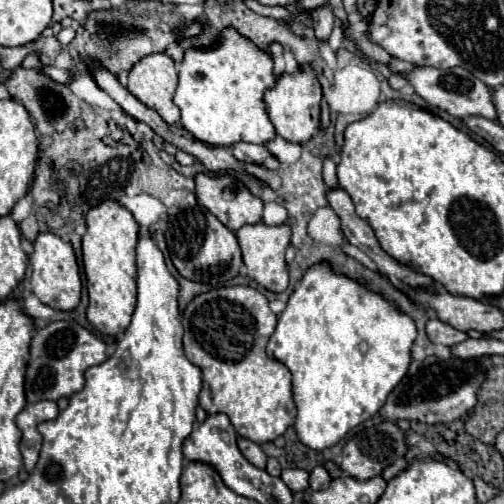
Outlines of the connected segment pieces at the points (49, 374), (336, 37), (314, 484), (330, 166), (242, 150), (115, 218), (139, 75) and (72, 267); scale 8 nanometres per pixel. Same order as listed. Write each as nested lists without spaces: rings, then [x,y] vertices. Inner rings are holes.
[[[58,320],[36,330],[30,344],[30,362],[26,368],[24,388],[28,402],[58,400],[62,396],[72,396],[74,392],[80,392],[84,388],[86,368],[102,364],[106,358],[106,344],[76,322]]]
[[[336,18],[336,22],[334,22],[334,30],[332,30],[330,38],[328,38],[328,44],[330,44],[332,50],[338,50],[338,48],[342,46],[342,42],[344,42],[344,26],[342,26],[342,20]]]
[[[316,466],[312,472],[310,472],[310,488],[312,490],[322,490],[322,488],[326,488],[328,484],[330,484],[330,474],[326,472],[326,468],[322,468],[322,466]]]
[[[326,158],[326,162],[324,162],[324,184],[330,190],[334,190],[338,186],[338,180],[336,180],[336,164],[330,158]]]
[[[234,144],[234,148],[228,150],[236,160],[244,164],[262,164],[270,156],[266,146],[256,146],[256,144]]]
[[[104,200],[90,208],[86,214],[86,234],[82,236],[82,258],[86,272],[86,288],[90,296],[88,322],[108,336],[120,336],[136,306],[136,244],[140,236],[140,224],[116,200]]]
[[[150,54],[142,58],[128,74],[128,90],[148,108],[156,110],[164,122],[178,124],[180,108],[172,102],[178,88],[178,74],[172,58]]]
[[[38,234],[34,242],[34,252],[30,256],[32,264],[32,292],[34,296],[56,308],[56,310],[74,310],[80,302],[80,292],[82,292],[82,280],[80,280],[80,268],[76,262],[76,254],[70,242],[60,240],[56,234]]]

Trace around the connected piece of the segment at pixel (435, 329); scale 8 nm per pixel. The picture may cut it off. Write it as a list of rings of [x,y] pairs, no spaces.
[[[430,318],[428,324],[426,324],[426,332],[428,332],[428,338],[434,342],[434,344],[444,344],[444,346],[454,346],[458,342],[464,342],[468,338],[466,332],[462,330],[456,330],[454,326],[438,320],[438,318]]]

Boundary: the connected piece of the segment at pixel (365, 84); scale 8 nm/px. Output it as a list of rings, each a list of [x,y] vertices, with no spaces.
[[[346,66],[334,72],[334,86],[324,90],[324,98],[334,114],[370,114],[378,106],[380,82],[368,66]]]

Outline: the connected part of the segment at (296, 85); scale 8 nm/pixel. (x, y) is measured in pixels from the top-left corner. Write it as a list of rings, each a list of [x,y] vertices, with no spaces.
[[[310,64],[298,68],[294,74],[278,76],[274,86],[264,92],[264,100],[268,104],[268,116],[276,128],[276,134],[290,142],[298,142],[298,144],[308,142],[314,136],[316,128],[320,126],[322,84],[318,80],[318,72]]]

